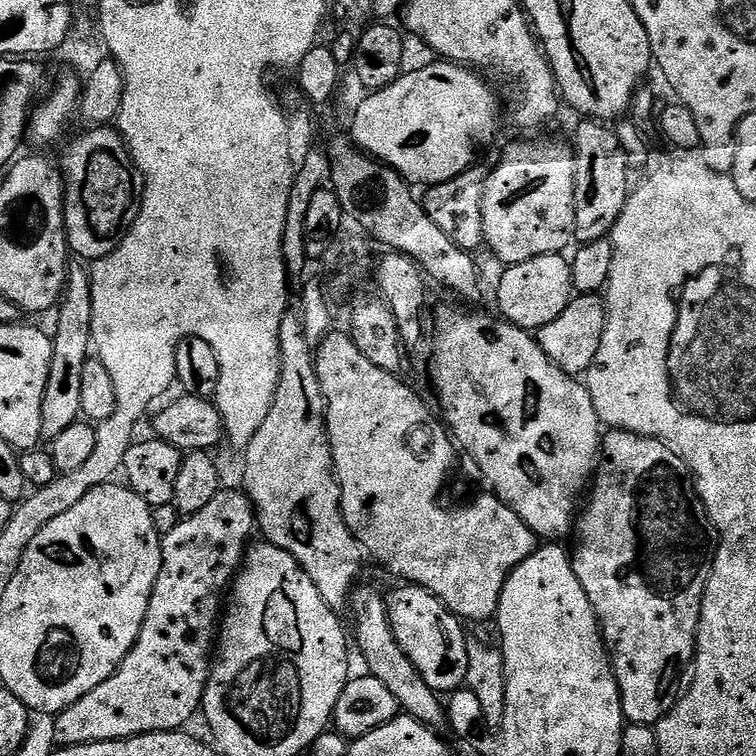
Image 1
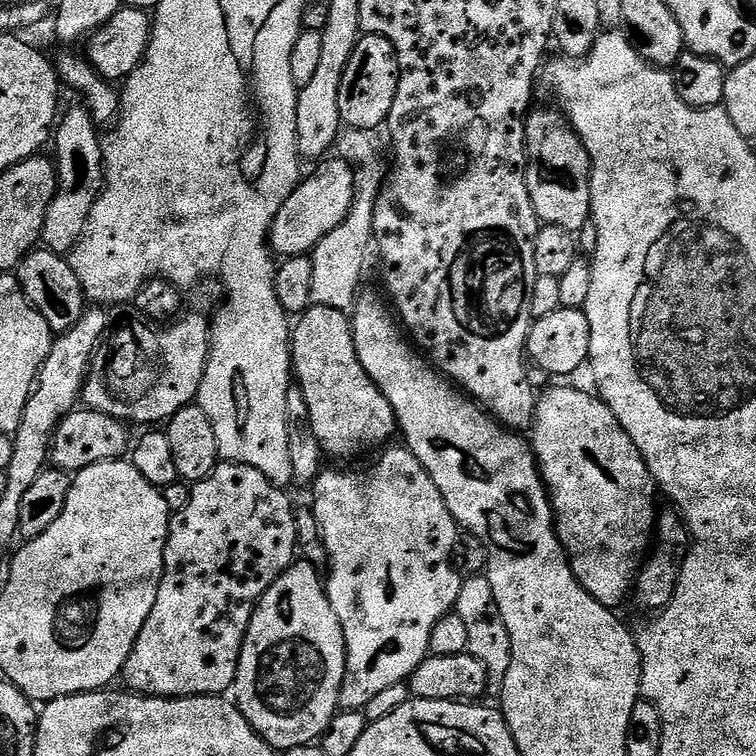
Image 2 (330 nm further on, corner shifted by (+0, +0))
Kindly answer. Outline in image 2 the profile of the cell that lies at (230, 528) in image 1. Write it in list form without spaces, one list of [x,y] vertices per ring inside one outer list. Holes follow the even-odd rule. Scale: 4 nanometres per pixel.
[[[221,462],[205,480],[199,480],[191,485],[190,502],[186,502],[186,510],[175,513],[168,521],[168,541],[164,547],[164,577],[158,586],[158,598],[154,602],[154,610],[150,610],[150,618],[146,618],[146,626],[142,626],[142,634],[138,634],[138,642],[134,642],[134,650],[126,662],[122,673],[123,687],[129,692],[142,696],[219,696],[227,693],[236,683],[236,671],[240,661],[240,651],[244,645],[244,636],[256,613],[256,603],[264,592],[275,582],[282,573],[291,568],[298,556],[296,546],[296,512],[288,501],[288,492],[266,478],[258,470],[245,464],[229,464]]]

